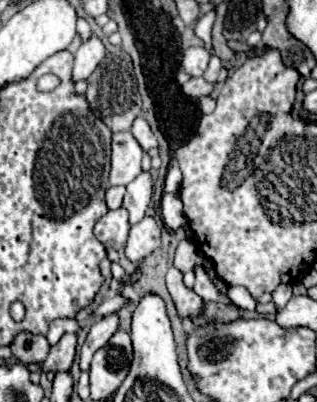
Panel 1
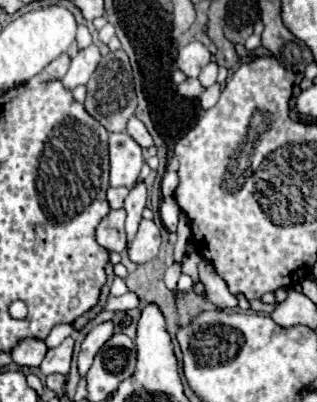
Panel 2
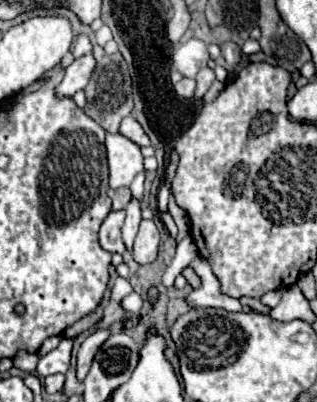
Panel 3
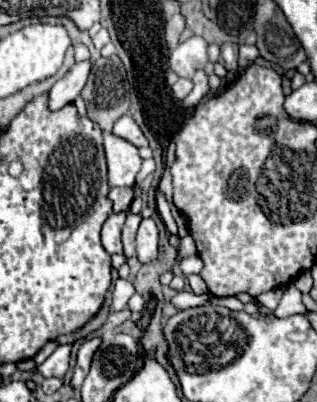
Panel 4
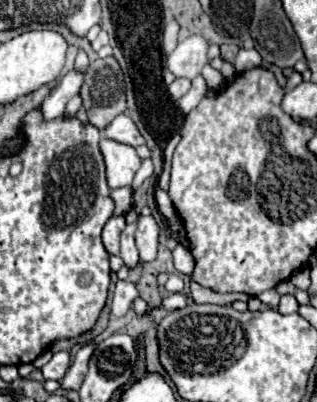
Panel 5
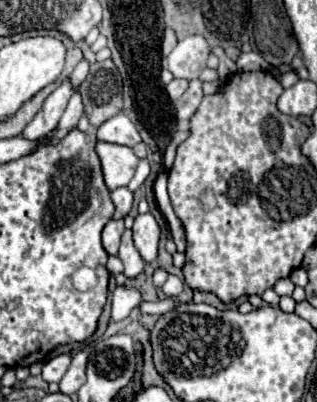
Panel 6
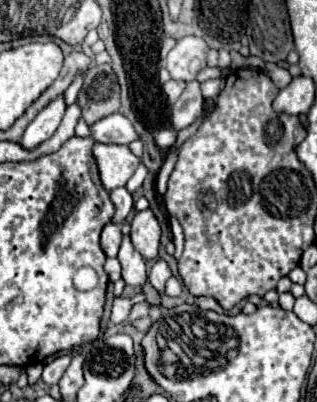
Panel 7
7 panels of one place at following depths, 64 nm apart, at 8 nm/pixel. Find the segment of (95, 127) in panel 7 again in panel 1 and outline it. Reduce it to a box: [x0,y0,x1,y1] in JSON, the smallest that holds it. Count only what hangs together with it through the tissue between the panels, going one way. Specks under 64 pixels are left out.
[130,118,156,150]

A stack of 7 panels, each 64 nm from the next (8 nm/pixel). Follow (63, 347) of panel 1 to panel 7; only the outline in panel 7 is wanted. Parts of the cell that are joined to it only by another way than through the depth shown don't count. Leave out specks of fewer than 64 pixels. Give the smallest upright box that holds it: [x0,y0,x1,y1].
[42,354,70,386]

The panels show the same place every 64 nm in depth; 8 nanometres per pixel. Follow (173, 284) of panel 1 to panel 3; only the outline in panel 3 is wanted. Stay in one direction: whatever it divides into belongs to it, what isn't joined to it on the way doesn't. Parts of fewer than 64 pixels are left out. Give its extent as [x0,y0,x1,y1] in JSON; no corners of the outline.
[162,236,198,286]

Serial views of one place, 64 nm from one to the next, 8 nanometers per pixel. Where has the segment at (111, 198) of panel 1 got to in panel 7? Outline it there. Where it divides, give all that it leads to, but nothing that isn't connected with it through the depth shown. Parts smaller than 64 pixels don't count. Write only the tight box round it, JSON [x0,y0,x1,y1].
[110,188,134,222]

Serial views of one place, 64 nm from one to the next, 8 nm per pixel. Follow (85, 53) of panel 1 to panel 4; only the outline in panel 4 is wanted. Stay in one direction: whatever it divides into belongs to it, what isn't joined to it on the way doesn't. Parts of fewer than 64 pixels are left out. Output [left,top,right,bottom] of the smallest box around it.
[48,62,90,112]

